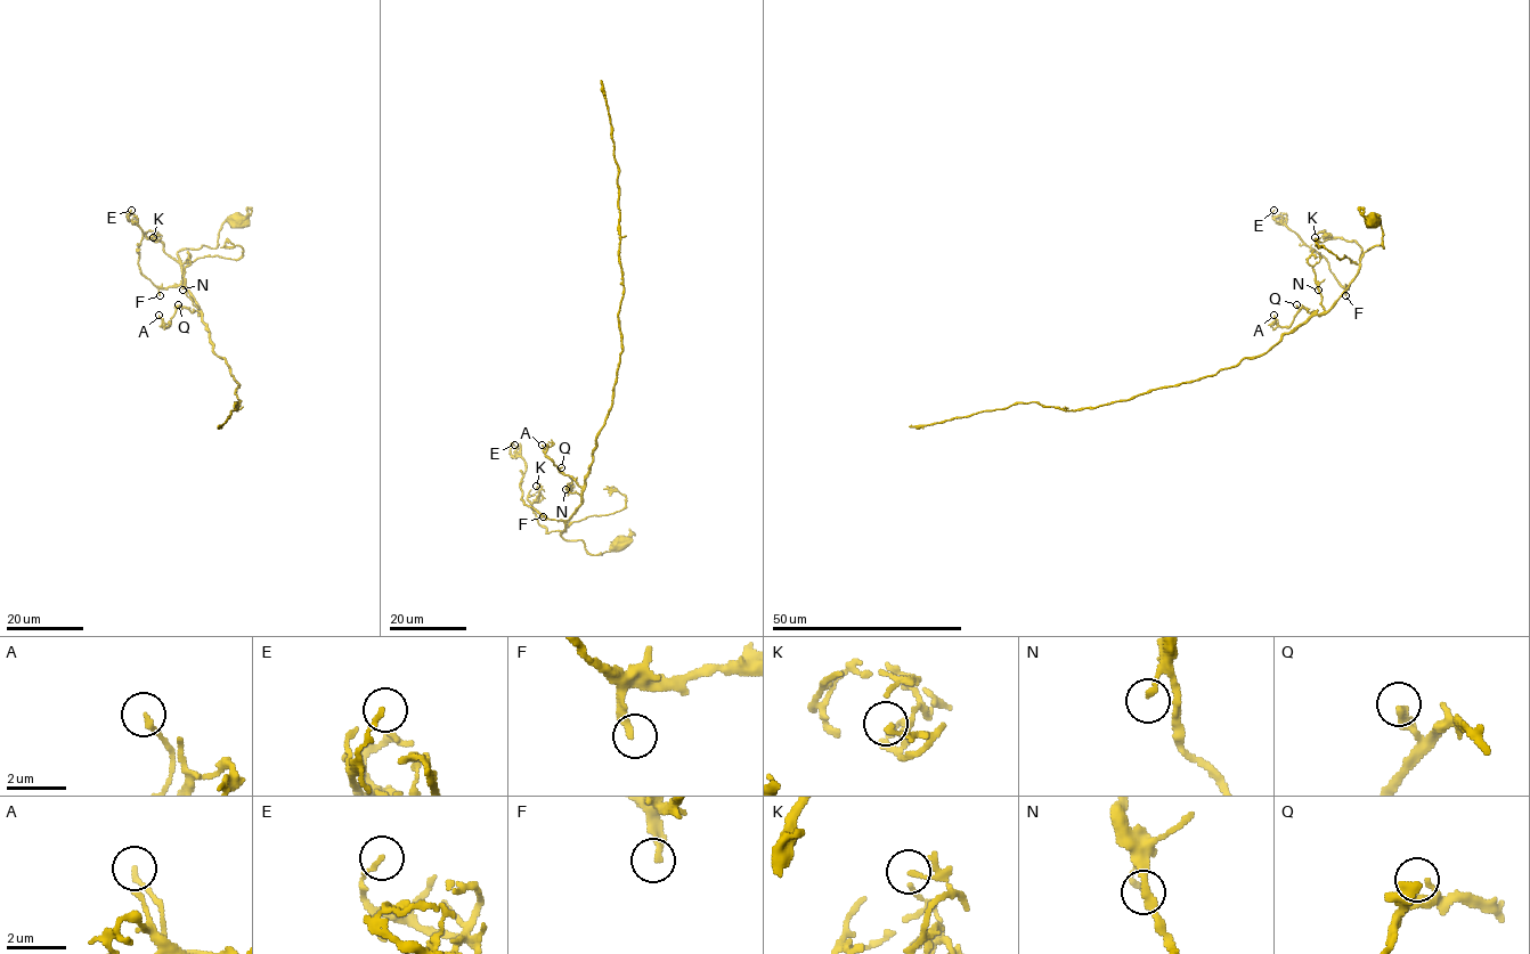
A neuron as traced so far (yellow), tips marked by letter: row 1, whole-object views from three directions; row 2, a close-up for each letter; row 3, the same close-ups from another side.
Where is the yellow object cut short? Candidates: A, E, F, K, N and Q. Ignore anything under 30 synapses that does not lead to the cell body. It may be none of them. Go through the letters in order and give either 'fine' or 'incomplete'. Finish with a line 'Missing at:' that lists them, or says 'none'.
A: fine
E: fine
F: fine
K: fine
N: fine
Q: fine
Missing at: none

